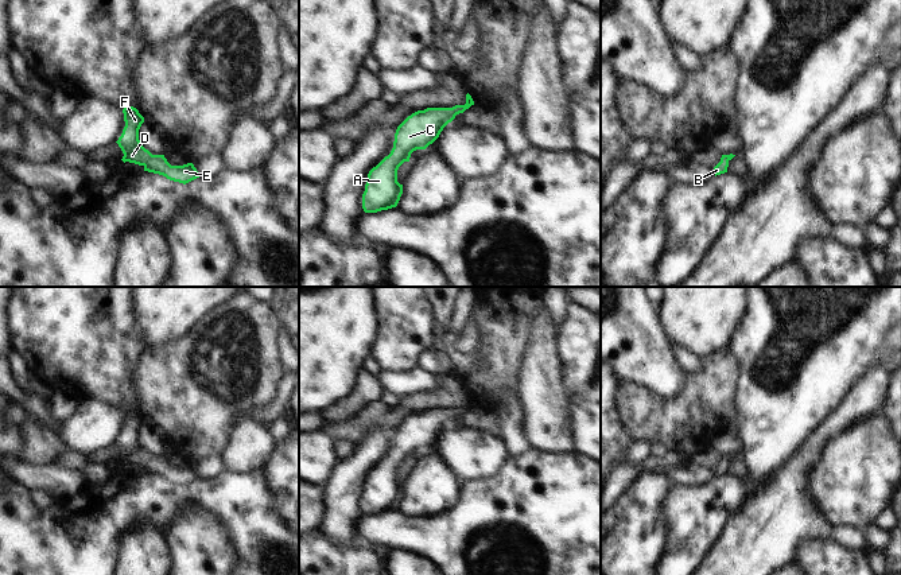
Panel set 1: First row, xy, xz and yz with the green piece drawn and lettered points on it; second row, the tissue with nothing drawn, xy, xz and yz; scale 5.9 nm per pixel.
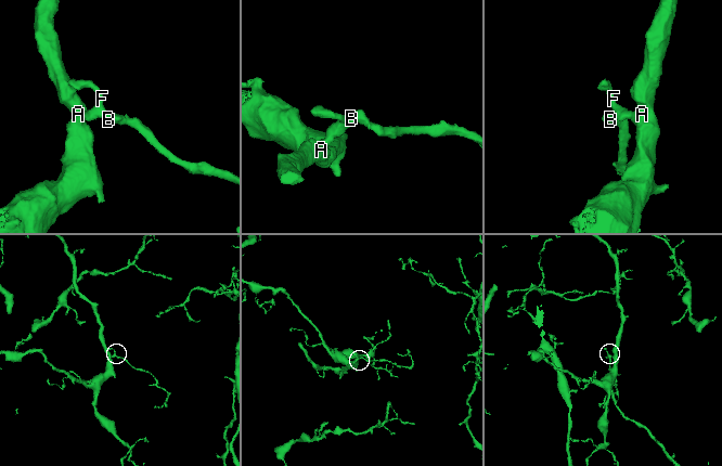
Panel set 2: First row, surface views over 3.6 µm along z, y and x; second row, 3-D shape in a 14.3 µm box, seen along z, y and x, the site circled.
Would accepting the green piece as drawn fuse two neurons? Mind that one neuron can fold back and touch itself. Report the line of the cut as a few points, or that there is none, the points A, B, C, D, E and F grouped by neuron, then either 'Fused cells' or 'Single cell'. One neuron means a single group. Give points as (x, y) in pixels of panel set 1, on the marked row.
No split. Groups: A B C D E F. Single cell.

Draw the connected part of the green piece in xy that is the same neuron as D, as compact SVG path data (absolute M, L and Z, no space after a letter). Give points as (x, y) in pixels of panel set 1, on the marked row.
M133 106L124 108L123 113L125 127L116 143L124 154L121 159L124 163L129 162L143 166L144 171L163 175L170 180L183 184L199 178L193 163L171 166L164 155L152 155L148 149L145 149L139 140L139 129L144 123L144 117Z

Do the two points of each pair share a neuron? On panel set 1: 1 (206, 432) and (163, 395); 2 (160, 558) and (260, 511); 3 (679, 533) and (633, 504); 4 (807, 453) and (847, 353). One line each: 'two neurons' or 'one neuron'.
1: one neuron
2: two neurons
3: two neurons
4: two neurons

